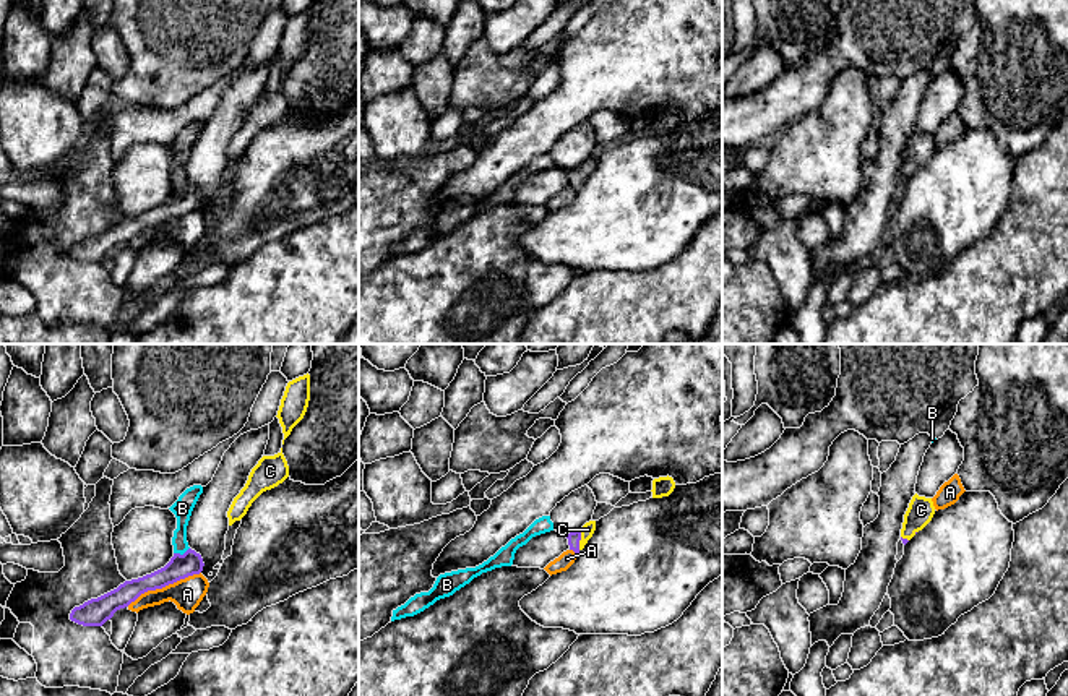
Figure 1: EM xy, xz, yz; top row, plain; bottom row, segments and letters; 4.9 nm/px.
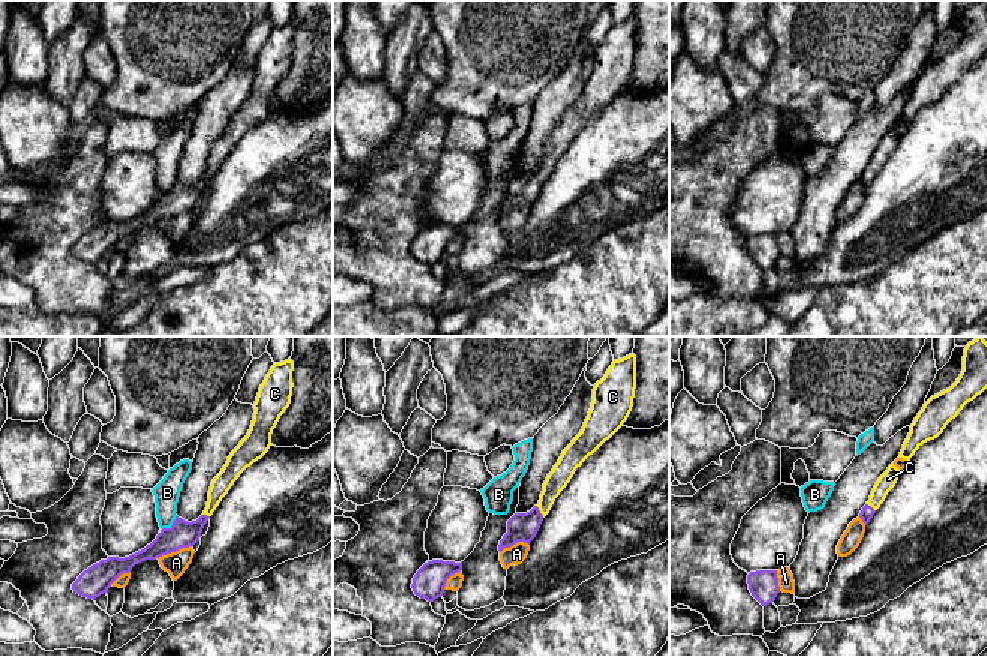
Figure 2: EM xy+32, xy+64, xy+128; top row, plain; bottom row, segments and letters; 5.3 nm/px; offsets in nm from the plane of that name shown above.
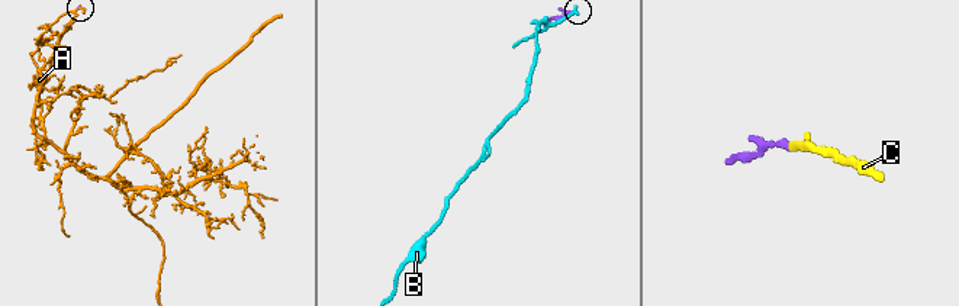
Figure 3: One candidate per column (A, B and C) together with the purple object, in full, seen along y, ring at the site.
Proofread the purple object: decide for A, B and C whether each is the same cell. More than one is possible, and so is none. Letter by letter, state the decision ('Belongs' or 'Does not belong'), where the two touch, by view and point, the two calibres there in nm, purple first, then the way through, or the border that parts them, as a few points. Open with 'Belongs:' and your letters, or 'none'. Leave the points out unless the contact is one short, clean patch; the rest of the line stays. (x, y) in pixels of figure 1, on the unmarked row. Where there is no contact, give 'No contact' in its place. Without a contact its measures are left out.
Belongs: C
A: Does not belong. Touches purple at xy (163, 223). Thickness 120 nm (purple) against 150 nm
B: Does not belong. Touches purple at xy (179, 190). Thickness 120 nm (purple) against 100 nm. Boundary: xy (189, 184), (182, 190), (174, 190)
C: Belongs. Touches purple at xz (580, 176). Thickness 60 nm (purple) against 70 nm. Path across: xz (573, 174), (580, 176), (588, 166)

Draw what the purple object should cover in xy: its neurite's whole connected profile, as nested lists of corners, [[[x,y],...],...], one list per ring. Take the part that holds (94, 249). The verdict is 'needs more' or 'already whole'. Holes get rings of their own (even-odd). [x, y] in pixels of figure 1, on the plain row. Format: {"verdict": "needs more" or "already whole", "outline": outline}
{"verdict": "already whole", "outline": [[[192,185],[183,191],[174,190],[164,204],[143,214],[125,217],[117,226],[75,243],[70,250],[70,256],[83,263],[102,263],[117,247],[128,243],[141,230],[200,211],[203,203],[201,191]]]}

